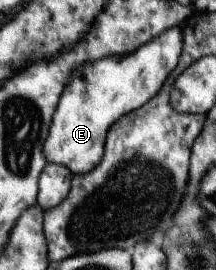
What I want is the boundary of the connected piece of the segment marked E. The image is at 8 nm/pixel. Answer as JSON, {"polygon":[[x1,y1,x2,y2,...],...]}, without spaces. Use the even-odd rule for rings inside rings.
{"polygon":[[172,27,134,52,108,56,98,62,90,62,92,66,82,66,72,72,42,145,45,161,65,166,72,175,90,172,102,158,108,127,126,113,140,108,160,90,168,73,178,62,182,45,179,27]]}

